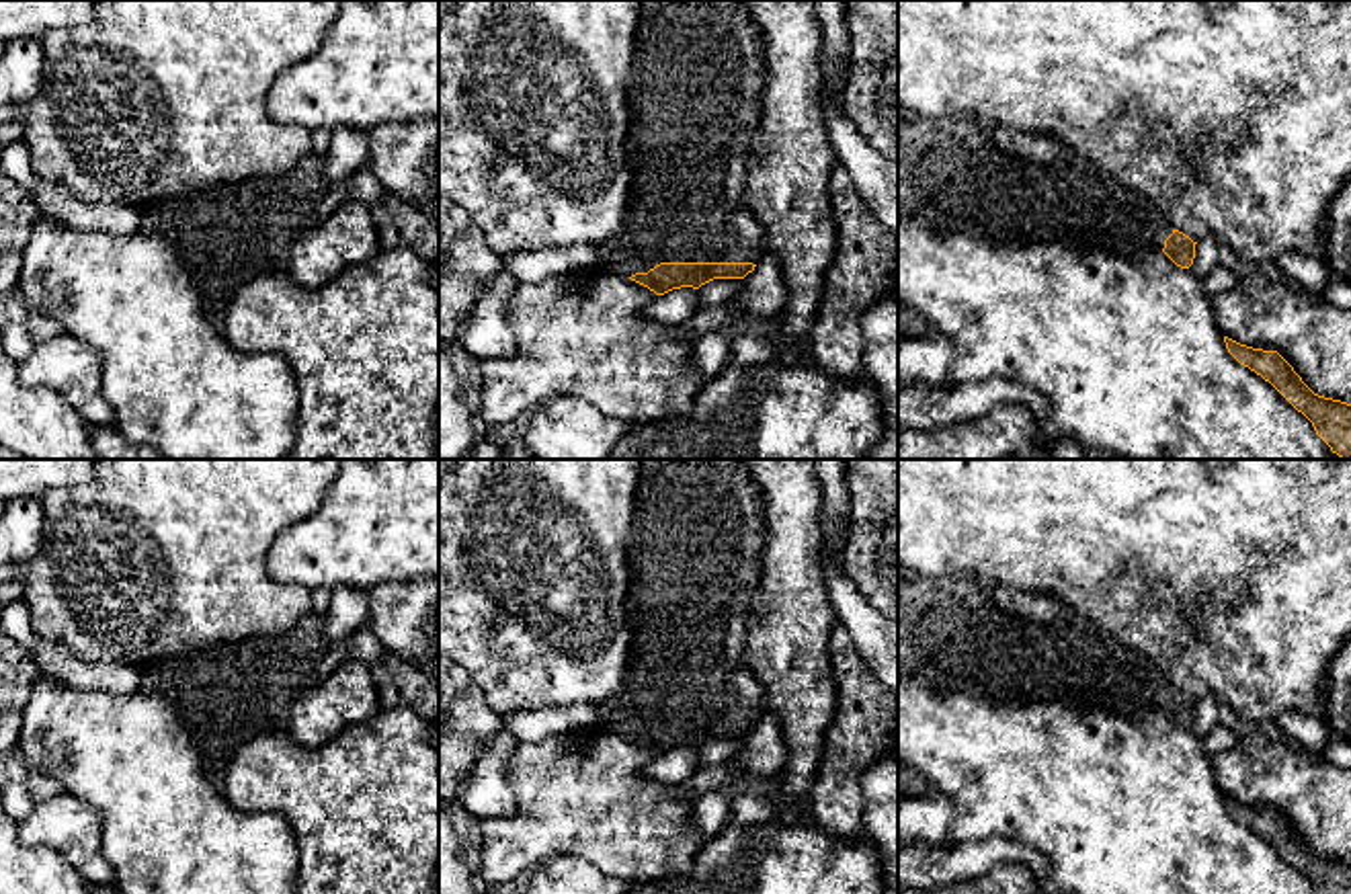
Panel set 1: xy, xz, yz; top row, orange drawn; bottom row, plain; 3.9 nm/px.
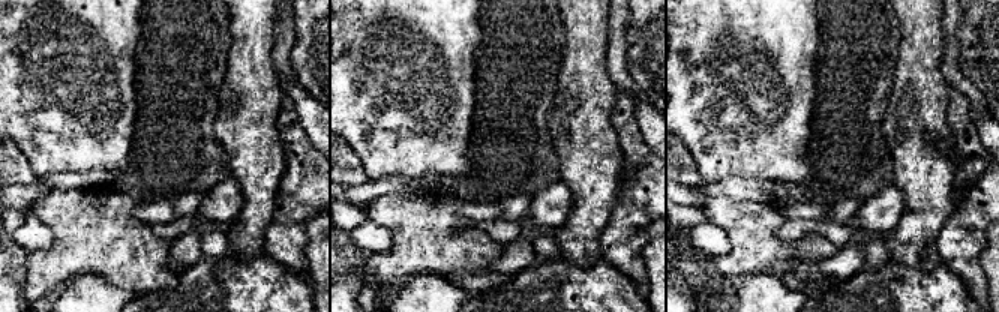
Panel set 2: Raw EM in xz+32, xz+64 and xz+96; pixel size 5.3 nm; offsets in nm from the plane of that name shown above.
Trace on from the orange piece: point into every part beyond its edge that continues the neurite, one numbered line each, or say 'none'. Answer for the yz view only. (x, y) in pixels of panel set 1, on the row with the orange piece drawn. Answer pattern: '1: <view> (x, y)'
1: yz (950, 171)

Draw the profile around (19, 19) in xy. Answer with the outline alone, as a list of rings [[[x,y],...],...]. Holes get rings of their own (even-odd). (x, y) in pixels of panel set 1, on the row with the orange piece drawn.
[[[0,0],[0,41],[41,39],[51,29],[78,27],[92,18],[96,0]]]

